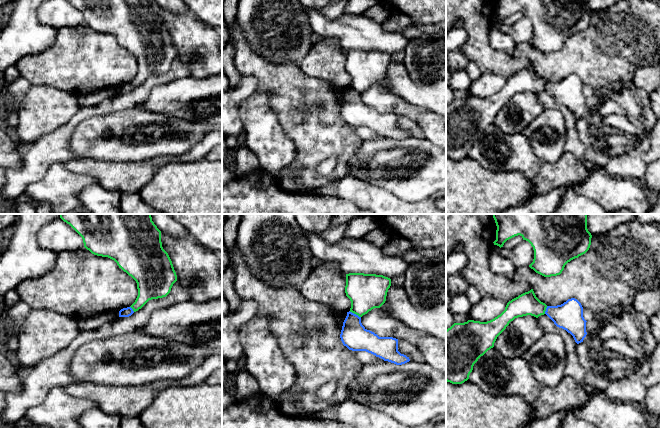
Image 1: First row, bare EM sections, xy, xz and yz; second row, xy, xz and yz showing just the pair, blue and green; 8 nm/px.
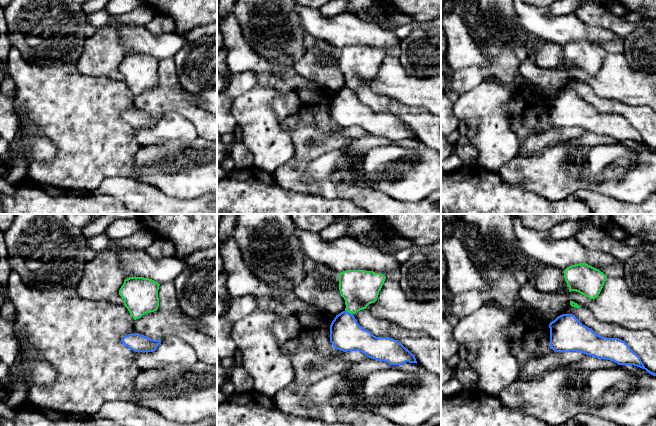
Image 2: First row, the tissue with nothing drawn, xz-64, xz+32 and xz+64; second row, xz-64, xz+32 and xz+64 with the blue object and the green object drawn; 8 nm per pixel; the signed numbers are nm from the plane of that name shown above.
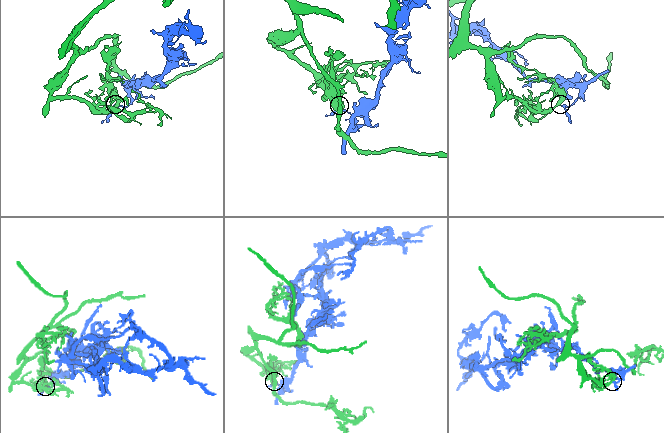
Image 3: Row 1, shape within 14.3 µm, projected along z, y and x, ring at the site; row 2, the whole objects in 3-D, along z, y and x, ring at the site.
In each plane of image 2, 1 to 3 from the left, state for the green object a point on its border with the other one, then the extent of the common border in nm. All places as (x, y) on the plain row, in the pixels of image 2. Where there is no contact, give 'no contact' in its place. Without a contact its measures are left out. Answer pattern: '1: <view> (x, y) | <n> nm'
1: no contact
2: xz+32 (348, 88) | 70 nm
3: no contact

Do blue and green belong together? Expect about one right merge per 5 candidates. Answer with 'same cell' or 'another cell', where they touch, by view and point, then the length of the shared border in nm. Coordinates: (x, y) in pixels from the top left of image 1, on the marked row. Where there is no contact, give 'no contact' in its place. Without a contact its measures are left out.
another cell | xz (355, 314) | 110 nm

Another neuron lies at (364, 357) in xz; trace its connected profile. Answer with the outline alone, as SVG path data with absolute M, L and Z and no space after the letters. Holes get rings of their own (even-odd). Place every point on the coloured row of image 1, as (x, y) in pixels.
M356 351L355 355L358 361L361 362L363 365L375 364L377 362L384 361L383 359L376 357L375 355L368 353L366 351Z

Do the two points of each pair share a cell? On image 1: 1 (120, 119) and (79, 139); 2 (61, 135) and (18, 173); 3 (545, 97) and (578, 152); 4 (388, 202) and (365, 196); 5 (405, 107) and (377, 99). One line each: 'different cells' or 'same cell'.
1: same cell
2: same cell
3: same cell
4: same cell
5: same cell

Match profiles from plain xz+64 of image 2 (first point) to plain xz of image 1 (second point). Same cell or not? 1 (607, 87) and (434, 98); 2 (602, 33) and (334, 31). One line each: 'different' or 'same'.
1: same
2: same

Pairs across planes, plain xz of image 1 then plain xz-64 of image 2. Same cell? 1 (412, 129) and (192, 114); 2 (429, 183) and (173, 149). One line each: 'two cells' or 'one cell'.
1: two cells
2: one cell

